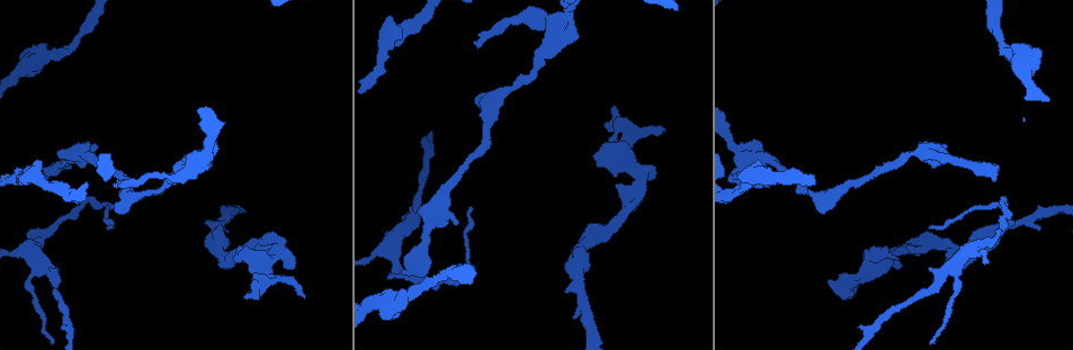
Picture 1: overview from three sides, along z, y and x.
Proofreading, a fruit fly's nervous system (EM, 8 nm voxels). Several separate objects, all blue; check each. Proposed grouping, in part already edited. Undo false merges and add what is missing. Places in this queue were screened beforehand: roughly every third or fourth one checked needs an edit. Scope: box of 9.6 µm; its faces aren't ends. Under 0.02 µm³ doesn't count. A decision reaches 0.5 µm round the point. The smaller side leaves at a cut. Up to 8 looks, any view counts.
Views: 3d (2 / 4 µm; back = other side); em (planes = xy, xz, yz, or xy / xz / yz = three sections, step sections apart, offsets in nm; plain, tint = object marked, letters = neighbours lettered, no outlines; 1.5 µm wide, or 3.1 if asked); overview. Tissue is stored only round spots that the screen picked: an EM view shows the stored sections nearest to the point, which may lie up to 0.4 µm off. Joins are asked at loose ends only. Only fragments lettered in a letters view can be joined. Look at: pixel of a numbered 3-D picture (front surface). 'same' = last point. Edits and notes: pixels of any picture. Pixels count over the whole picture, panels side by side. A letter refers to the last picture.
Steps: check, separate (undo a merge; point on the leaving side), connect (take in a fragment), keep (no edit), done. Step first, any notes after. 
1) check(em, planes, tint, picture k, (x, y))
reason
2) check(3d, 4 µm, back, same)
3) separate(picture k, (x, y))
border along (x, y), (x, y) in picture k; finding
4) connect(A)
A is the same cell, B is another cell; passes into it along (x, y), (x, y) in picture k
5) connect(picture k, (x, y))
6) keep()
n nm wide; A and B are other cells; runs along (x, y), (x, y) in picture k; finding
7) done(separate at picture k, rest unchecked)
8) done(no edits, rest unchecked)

check(3d, 2 µm, picture 1, (478, 45))

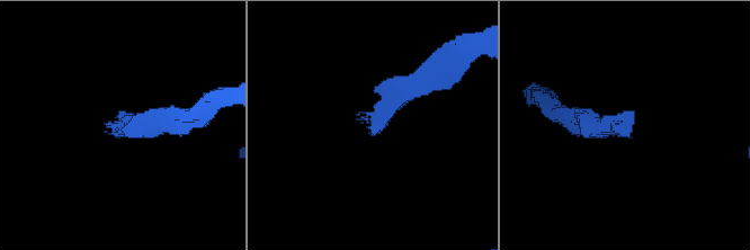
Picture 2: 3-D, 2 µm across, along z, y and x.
check(em, planes, letters, picture 2, (629, 111))

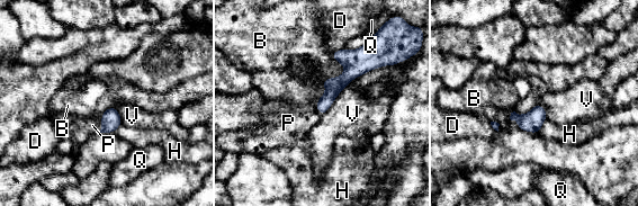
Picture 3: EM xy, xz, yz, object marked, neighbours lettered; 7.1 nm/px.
connect(P)
110 nm wide; P is the same cell, B, D, H, Q and V are other cells; passes into it along (110, 119), (101, 124), (79, 128) in picture 3; the neuron continues

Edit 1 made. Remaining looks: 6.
check(overview)
redraw

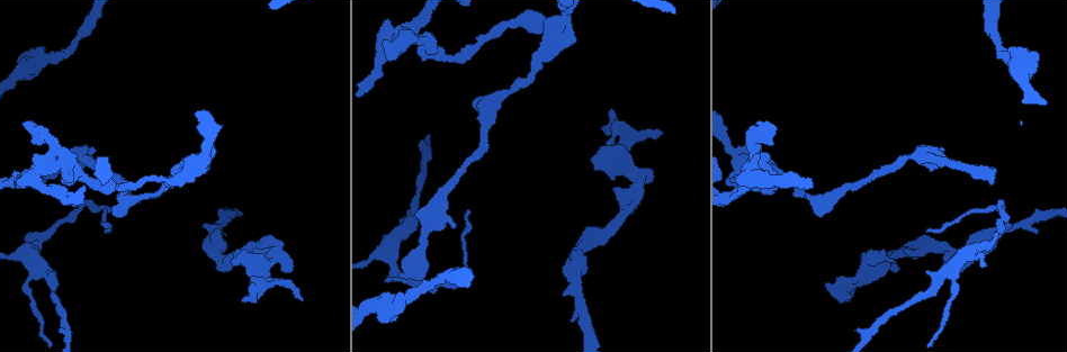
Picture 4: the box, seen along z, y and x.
check(3d, 4 µm, picture 4, (898, 268))
an open end

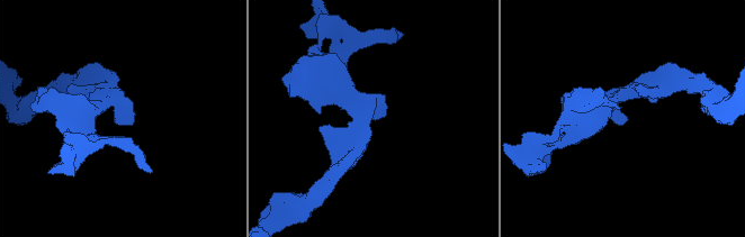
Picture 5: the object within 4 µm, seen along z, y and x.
check(em, xy, step 8, plain, picture 5, (382, 117))

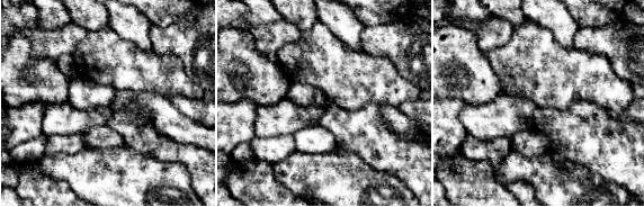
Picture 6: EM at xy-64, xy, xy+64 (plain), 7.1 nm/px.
check(em, xy, step 8, letters, same)
see the neighbours

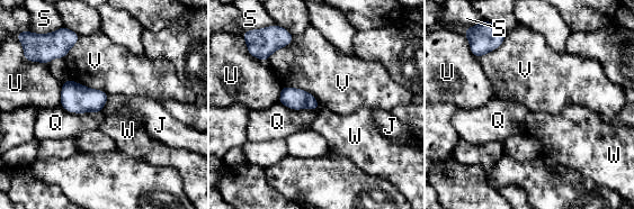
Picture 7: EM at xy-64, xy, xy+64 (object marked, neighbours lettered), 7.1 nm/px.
keep()
160 nm wide; J, Q, S, U, V and W are other cells; border along (282, 85), (309, 91), (321, 106) in picture 7; none of them fits

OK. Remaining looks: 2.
check(3d, 4 µm, picture 4, (827, 284))
branch stops here

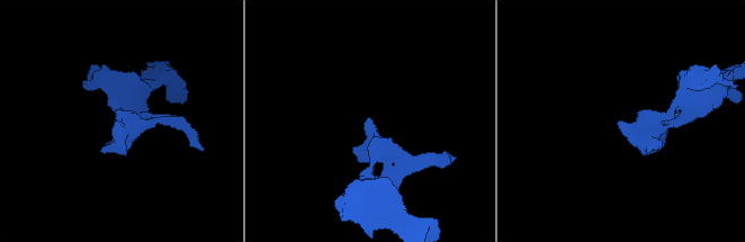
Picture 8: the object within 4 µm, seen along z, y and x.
check(em, planes, letters, picture 8, (620, 121))
now the EM

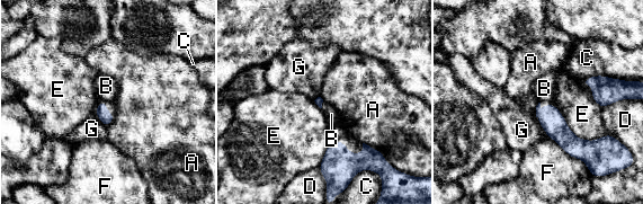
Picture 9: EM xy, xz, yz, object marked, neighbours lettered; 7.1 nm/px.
keep()
A, B, C, D, E, F and G are other cells; runs along (538, 108), (577, 147), (590, 147) in picture 9; no lettered fragment goes on from it

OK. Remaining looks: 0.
done(connect at picture 3, rest unchecked)

